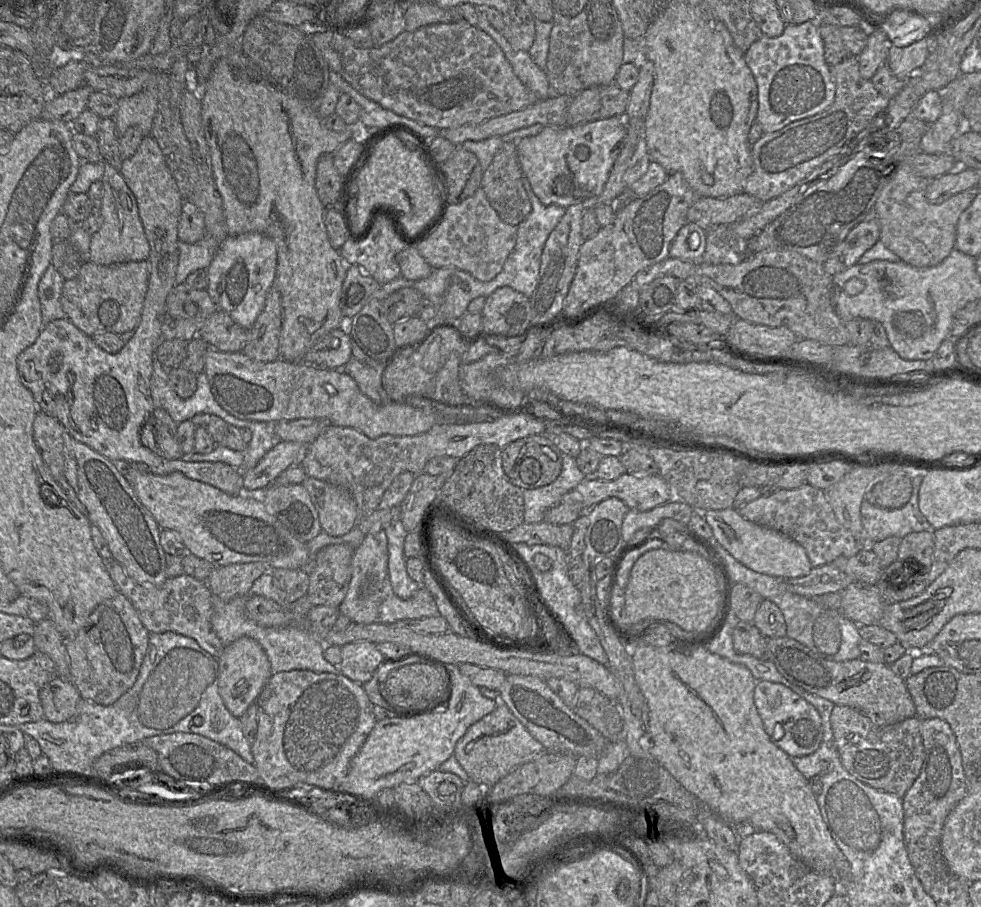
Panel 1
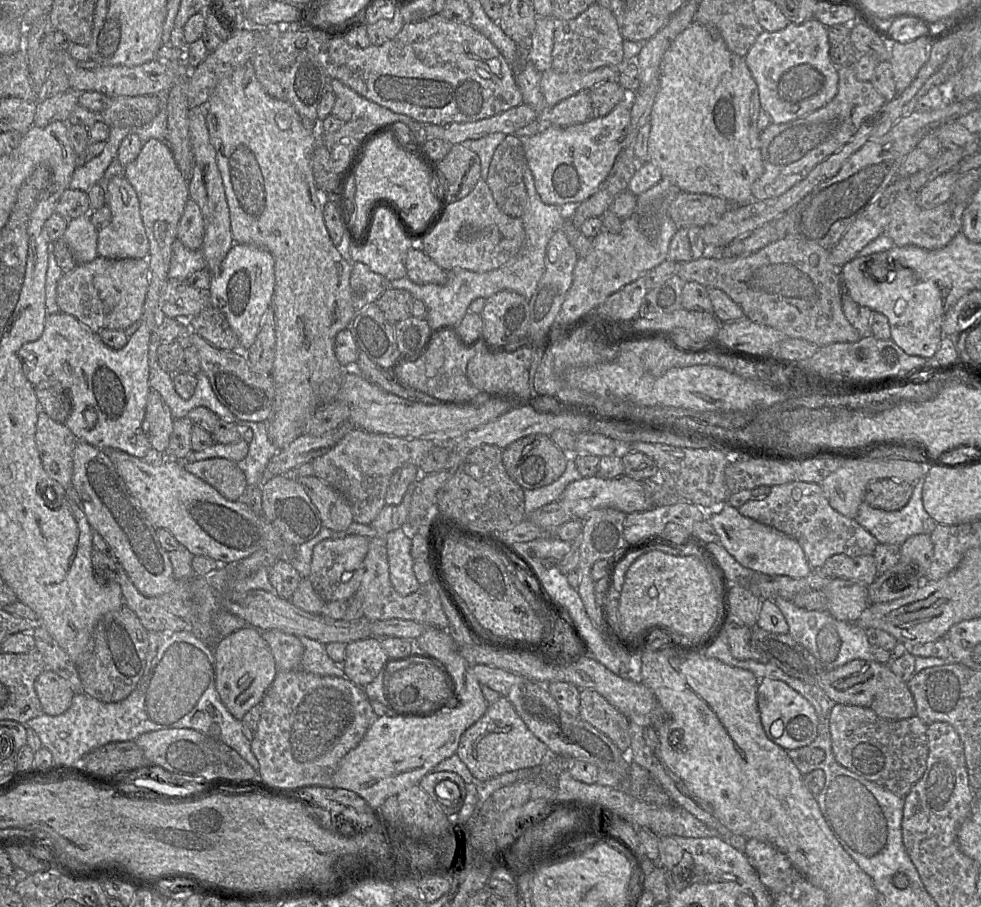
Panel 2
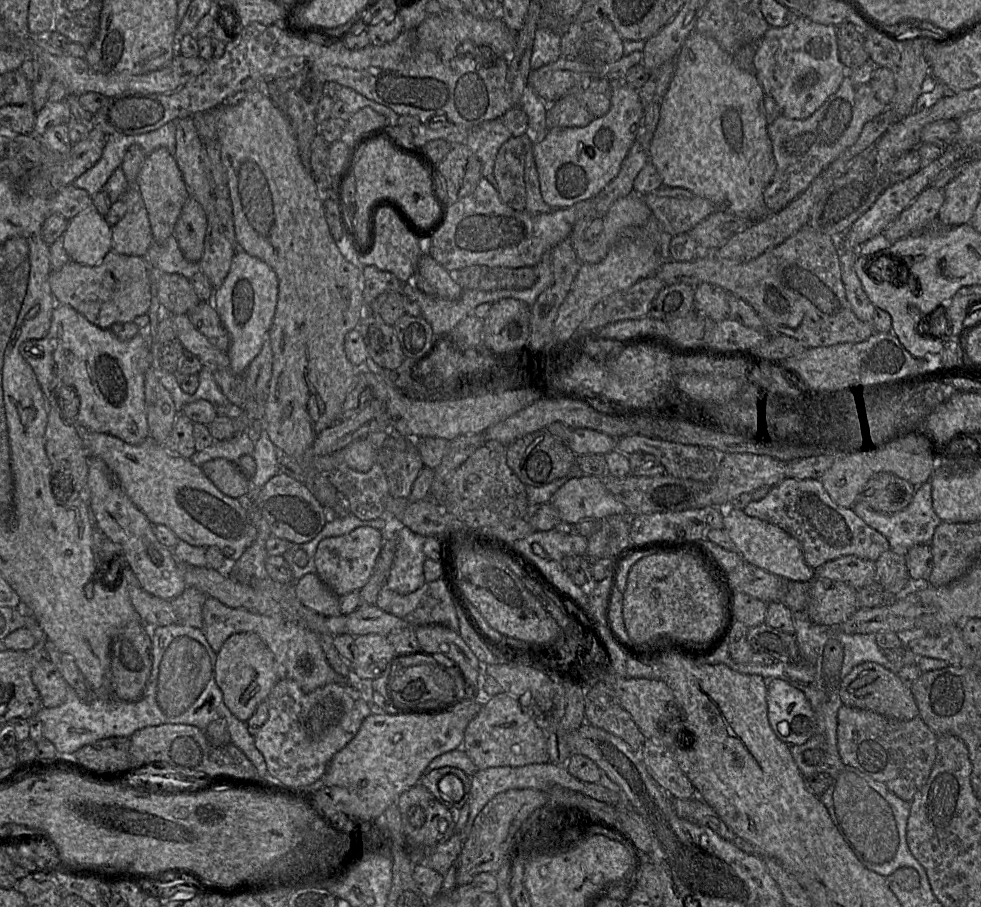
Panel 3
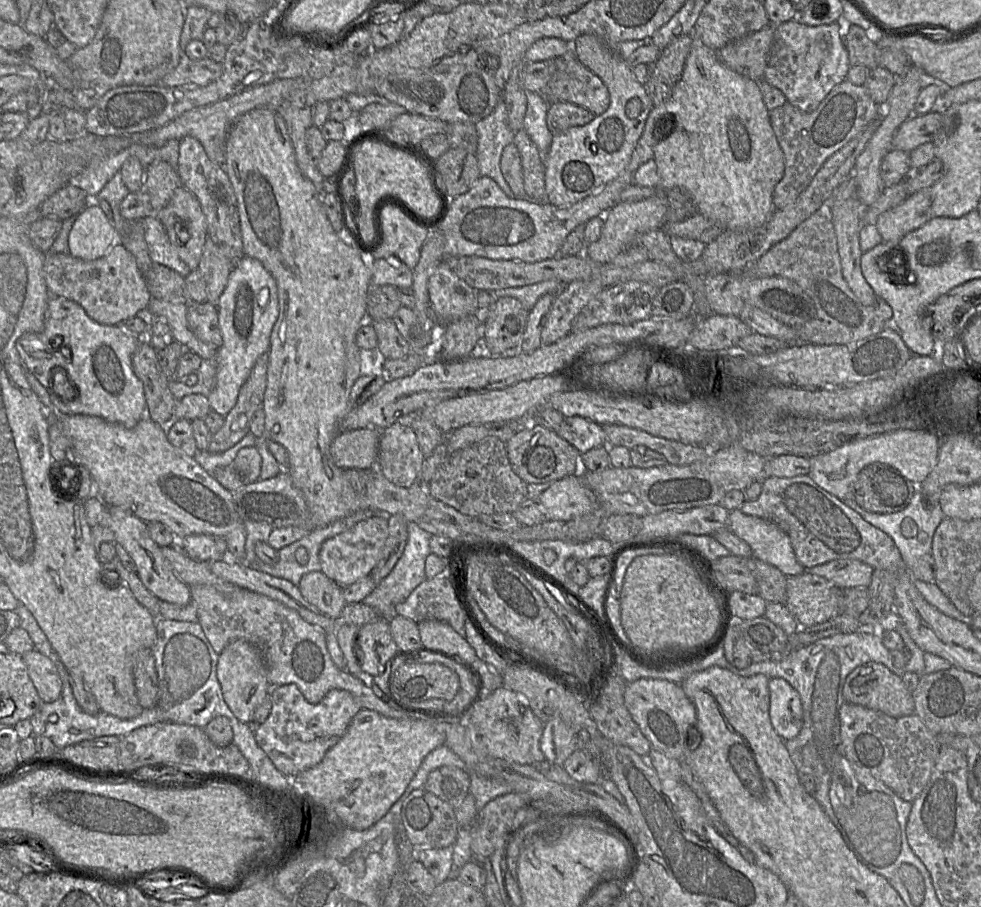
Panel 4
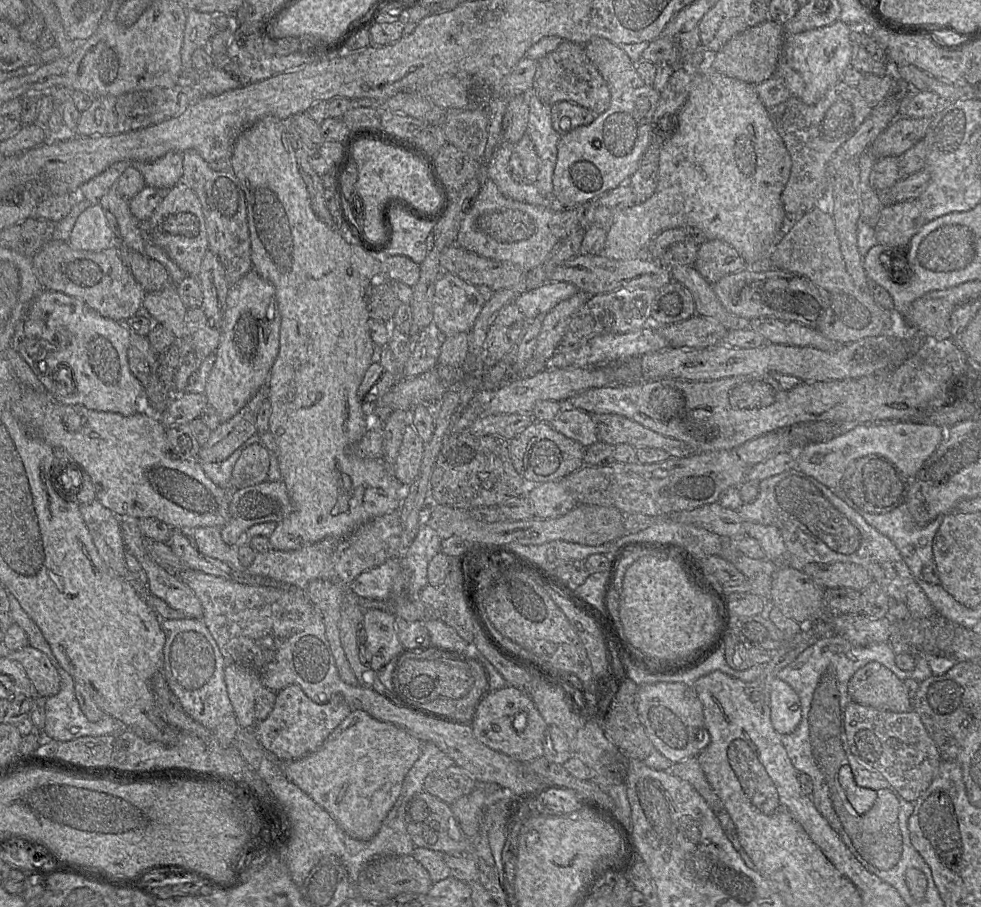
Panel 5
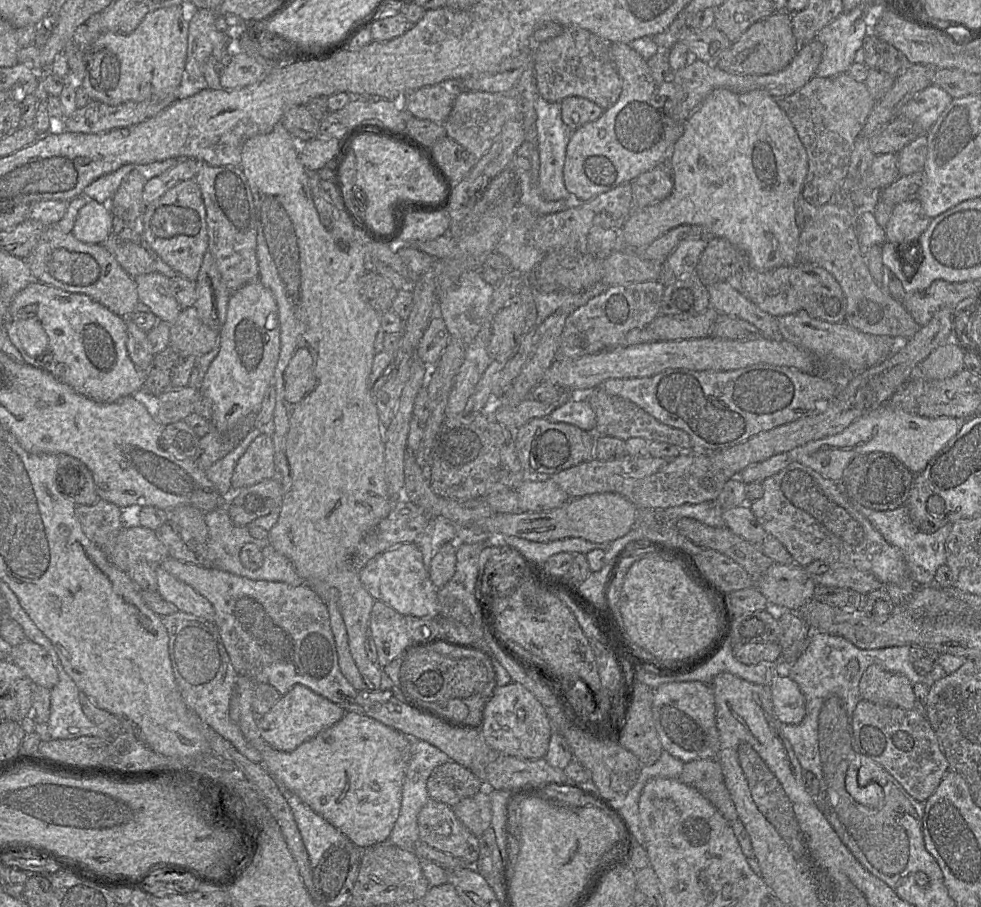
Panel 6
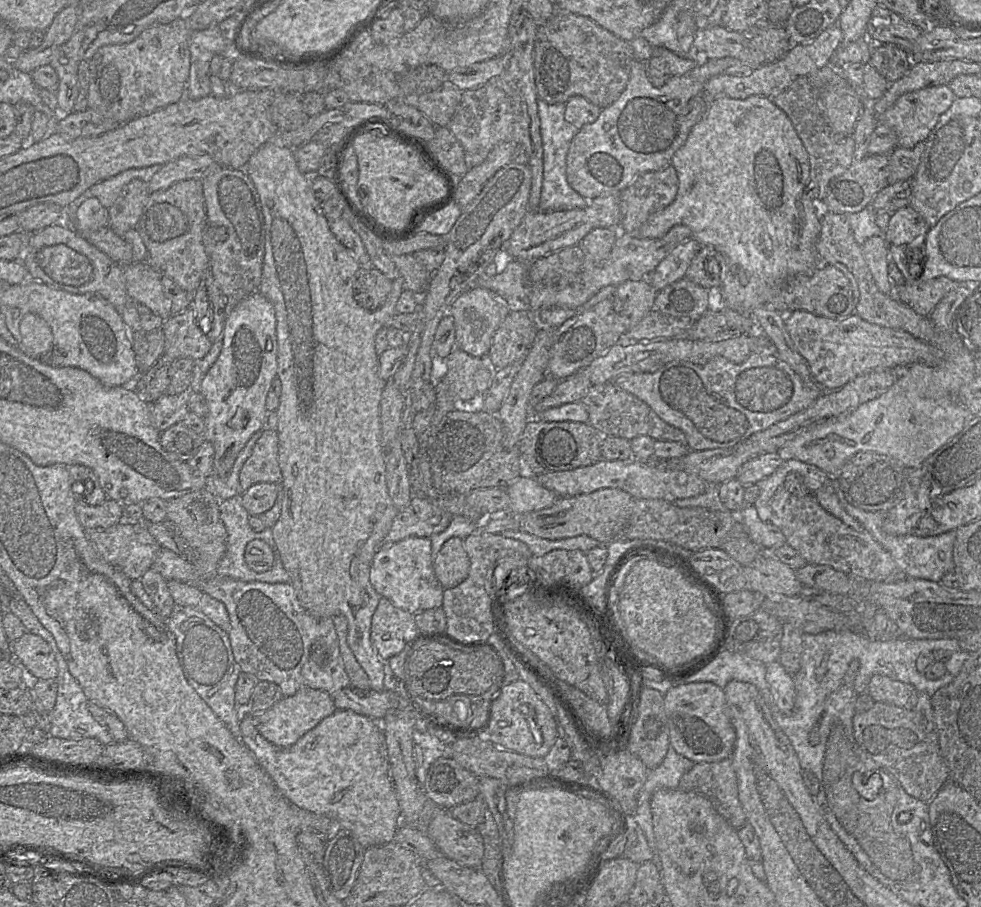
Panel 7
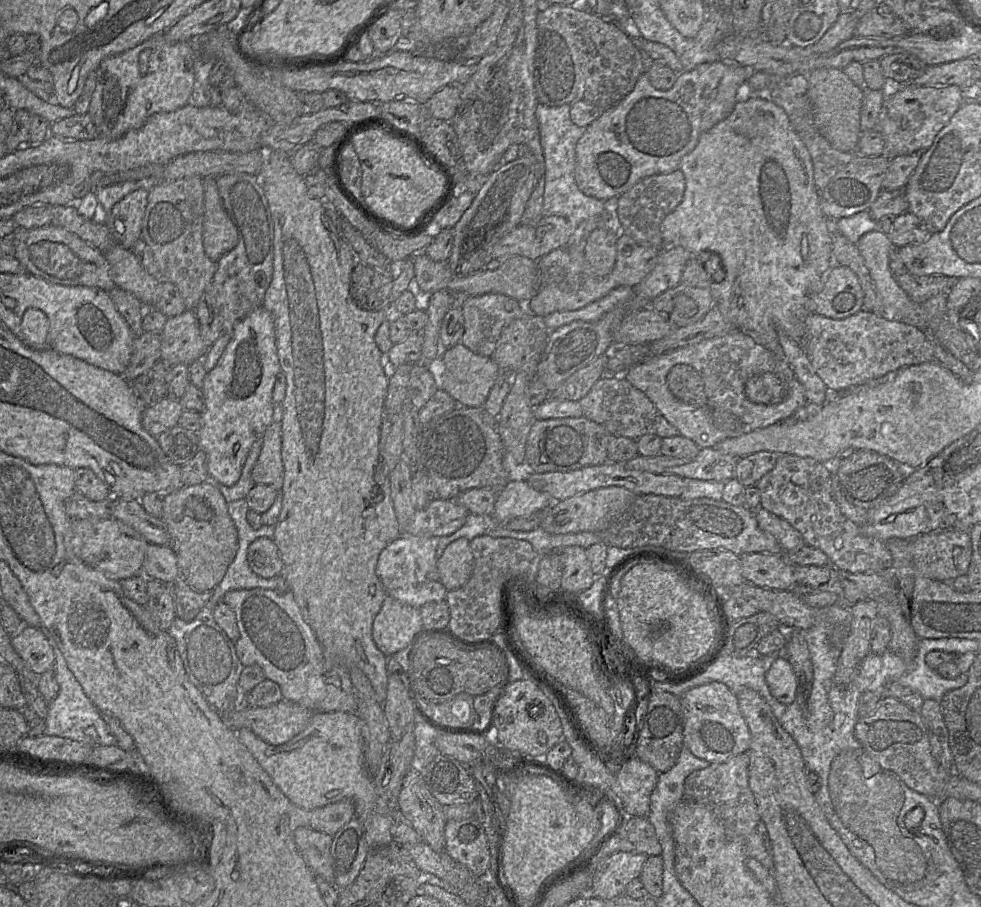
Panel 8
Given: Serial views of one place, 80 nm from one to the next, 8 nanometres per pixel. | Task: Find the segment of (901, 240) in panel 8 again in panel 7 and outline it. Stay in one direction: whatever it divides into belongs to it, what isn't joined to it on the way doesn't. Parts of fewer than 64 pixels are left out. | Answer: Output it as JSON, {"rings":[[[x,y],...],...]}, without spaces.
{"rings":[[[910,205],[891,213],[883,236],[889,245],[914,245],[929,230],[924,218]]]}

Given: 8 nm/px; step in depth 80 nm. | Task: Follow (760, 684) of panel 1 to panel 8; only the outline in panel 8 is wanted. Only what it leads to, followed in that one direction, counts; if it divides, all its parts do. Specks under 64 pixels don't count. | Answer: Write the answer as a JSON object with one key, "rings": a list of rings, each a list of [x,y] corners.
{"rings":[[[785,656],[772,660],[766,672],[766,683],[772,696],[784,705],[790,705],[798,694],[798,680]]]}

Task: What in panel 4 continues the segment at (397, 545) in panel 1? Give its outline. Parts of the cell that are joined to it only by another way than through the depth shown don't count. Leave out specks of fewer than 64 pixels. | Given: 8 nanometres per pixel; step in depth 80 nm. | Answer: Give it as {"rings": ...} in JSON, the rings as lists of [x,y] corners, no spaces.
{"rings":[[[408,522],[407,530],[407,543],[396,565],[392,568],[388,576],[362,600],[363,604],[372,607],[381,618],[384,618],[387,621],[390,621],[397,615],[395,606],[403,602],[417,586],[426,580],[425,560],[431,553],[429,542],[433,535],[411,522]]]}

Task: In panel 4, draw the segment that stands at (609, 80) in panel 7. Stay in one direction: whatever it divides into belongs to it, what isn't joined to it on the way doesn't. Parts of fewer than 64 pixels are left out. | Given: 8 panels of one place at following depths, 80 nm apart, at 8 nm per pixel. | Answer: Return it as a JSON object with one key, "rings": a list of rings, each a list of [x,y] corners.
{"rings":[[[573,52],[553,60],[556,70],[542,90],[542,97],[549,104],[570,102],[586,108],[596,116],[608,109],[610,94],[607,86]]]}

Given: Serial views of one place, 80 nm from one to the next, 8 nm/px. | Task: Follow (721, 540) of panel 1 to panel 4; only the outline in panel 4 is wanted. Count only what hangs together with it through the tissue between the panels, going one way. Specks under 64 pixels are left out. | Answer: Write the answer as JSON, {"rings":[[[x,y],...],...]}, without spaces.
{"rings":[[[738,508],[729,511],[728,529],[750,546],[752,557],[778,568],[786,577],[799,575],[805,571],[796,559],[788,534],[777,524],[746,515]]]}

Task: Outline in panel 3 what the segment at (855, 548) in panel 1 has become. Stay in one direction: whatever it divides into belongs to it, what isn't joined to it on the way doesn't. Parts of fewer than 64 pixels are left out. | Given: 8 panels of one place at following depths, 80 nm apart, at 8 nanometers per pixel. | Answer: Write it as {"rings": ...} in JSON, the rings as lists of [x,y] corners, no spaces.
{"rings":[[[784,478],[761,500],[752,500],[743,509],[751,517],[777,525],[798,540],[805,562],[813,569],[827,561],[853,555],[875,562],[890,545],[880,532],[868,526],[852,508],[836,504],[819,479]]]}

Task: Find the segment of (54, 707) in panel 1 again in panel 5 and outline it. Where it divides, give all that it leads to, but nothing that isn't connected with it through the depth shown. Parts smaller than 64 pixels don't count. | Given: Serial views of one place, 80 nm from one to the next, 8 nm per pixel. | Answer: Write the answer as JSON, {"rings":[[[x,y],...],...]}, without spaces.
{"rings":[[[28,645],[11,651],[10,658],[23,667],[39,696],[49,698],[59,692],[59,674],[43,652]]]}

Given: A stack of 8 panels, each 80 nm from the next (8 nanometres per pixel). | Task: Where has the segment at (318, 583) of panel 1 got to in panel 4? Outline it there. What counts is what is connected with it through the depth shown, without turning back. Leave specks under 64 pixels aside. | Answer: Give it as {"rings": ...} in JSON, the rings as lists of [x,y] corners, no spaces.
{"rings":[[[372,516],[324,541],[319,551],[320,572],[341,588],[346,588],[359,579],[369,576],[373,568],[383,557],[383,548],[388,537],[389,517]]]}

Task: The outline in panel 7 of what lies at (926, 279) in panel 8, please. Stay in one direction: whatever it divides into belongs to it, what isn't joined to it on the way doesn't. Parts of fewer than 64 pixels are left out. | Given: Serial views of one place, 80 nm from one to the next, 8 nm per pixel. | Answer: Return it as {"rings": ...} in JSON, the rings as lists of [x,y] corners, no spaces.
{"rings":[[[940,276],[923,283],[905,283],[894,287],[894,296],[917,314],[929,316],[935,305],[957,285],[957,282]]]}

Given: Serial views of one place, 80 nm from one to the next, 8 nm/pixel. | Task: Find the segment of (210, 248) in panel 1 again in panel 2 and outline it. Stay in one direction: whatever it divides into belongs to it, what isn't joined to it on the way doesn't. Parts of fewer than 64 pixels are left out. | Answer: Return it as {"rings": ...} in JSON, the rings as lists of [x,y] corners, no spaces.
{"rings":[[[178,238],[175,239],[172,244],[169,279],[186,281],[192,273],[206,268],[207,263],[202,248],[190,250]]]}

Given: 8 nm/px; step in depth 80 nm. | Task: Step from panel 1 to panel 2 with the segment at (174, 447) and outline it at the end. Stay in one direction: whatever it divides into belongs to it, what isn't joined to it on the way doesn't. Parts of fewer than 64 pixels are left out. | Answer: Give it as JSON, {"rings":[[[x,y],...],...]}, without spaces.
{"rings":[[[150,390],[145,414],[145,432],[152,448],[166,454],[173,432],[174,418],[161,395]]]}

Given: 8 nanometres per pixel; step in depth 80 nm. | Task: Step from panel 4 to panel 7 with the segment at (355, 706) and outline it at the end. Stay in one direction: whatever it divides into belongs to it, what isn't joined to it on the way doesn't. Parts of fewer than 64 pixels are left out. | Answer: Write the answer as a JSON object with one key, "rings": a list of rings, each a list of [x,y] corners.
{"rings":[[[302,687],[294,695],[282,697],[264,712],[252,713],[252,718],[254,726],[267,741],[278,747],[289,747],[336,710],[333,700],[326,692]]]}

